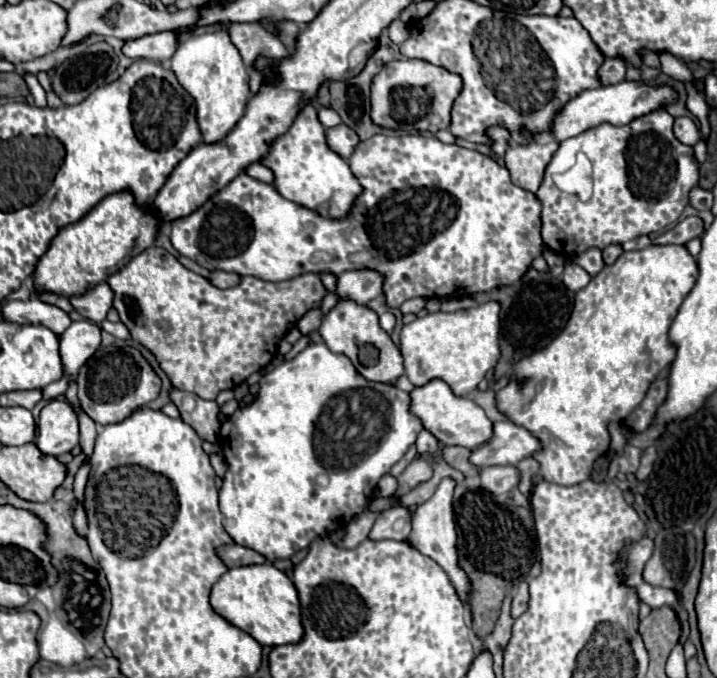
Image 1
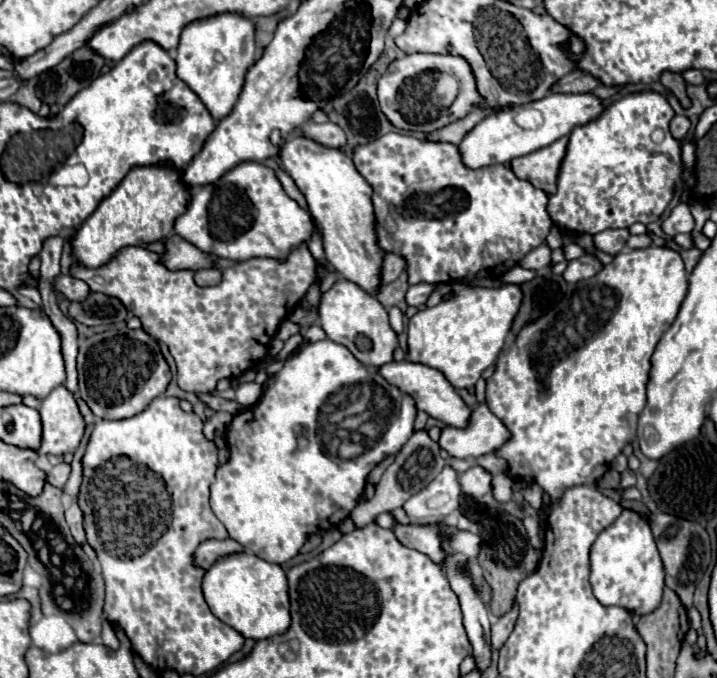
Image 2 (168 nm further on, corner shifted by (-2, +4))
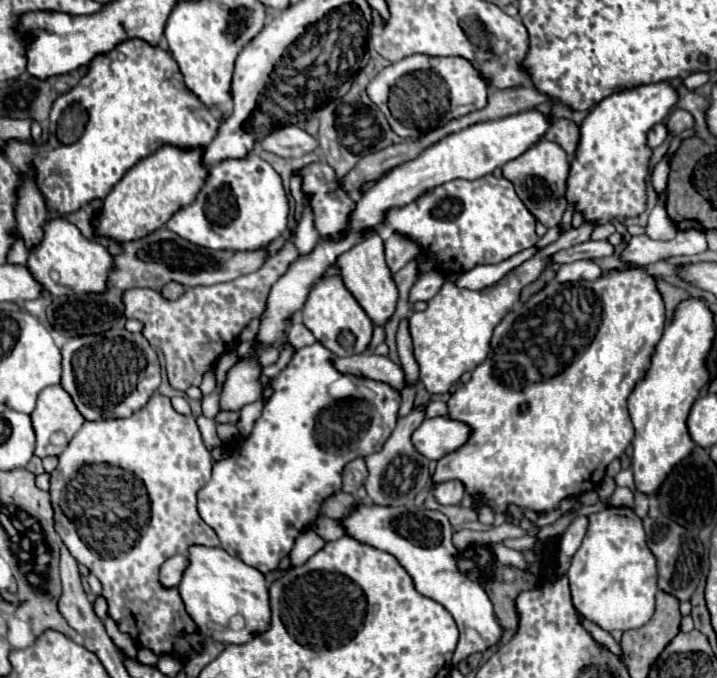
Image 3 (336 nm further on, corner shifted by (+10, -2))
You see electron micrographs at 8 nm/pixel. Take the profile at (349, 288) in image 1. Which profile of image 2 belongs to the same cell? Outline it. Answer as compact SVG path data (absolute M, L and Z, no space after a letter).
M386 254L384 266L382 266L382 284L390 284L400 276L400 272L406 268L406 260L398 254Z

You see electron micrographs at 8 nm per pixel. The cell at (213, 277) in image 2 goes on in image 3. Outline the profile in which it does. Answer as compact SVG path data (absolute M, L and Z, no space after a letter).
M168 282L168 284L162 288L162 294L164 294L168 300L176 300L176 298L180 298L184 292L186 292L186 286L180 286L178 282Z

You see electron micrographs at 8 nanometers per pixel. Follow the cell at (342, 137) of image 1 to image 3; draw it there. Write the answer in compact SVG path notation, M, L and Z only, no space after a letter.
M284 126L268 134L260 142L260 146L282 158L298 158L308 152L314 152L318 148L318 142L314 136L310 136L306 130L298 126Z

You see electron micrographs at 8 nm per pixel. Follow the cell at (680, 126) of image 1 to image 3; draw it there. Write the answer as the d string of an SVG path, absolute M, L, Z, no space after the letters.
M656 124L656 126L650 130L650 134L648 134L648 146L650 146L650 148L660 146L660 144L666 140L666 136L668 136L668 128L666 128L664 124Z

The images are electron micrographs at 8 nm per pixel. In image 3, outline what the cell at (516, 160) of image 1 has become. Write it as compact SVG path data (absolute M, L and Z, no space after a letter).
M542 140L530 150L526 150L522 156L518 156L516 160L506 162L502 166L502 172L504 172L504 178L514 184L516 194L526 204L526 208L534 214L534 218L544 226L554 228L560 224L562 214L568 206L564 200L564 190L566 190L564 182L568 176L568 168L570 168L568 154L562 150L562 146L550 140Z

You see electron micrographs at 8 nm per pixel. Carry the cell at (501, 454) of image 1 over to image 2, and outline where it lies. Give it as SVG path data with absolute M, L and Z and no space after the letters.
M482 404L472 410L464 428L444 426L438 444L452 458L466 460L490 454L500 448L504 440L508 440L508 430L496 416L492 416L492 412L488 412L488 406Z

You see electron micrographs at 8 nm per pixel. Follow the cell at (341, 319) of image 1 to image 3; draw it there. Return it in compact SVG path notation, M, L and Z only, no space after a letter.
M340 276L324 278L310 290L302 310L302 320L304 320L304 326L316 336L316 340L338 358L348 358L352 354L366 352L372 340L374 324L368 318L368 314L360 308L360 304L354 300L354 296L346 290Z

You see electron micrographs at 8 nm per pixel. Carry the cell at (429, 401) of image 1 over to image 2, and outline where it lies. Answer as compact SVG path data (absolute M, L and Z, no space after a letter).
M392 360L388 364L382 364L376 370L386 382L394 384L396 388L400 388L402 392L410 394L416 402L418 410L428 412L432 418L444 422L444 424L452 424L456 428L464 428L464 424L468 424L468 416L470 416L470 408L464 404L464 400L456 394L456 390L452 388L452 384L448 384L448 380L444 380L444 376L440 376L440 372L436 372L434 368L426 366L426 364L418 364L418 362L410 362L410 360Z

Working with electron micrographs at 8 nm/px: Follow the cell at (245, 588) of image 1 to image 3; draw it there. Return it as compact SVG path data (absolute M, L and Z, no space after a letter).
M190 546L188 558L182 554L168 558L160 568L160 582L164 586L176 586L176 582L180 582L182 578L178 590L184 600L186 612L198 624L204 636L210 636L212 640L222 644L244 644L252 640L252 634L268 630L270 598L264 574L260 570L244 564L240 558L230 556L222 548Z

